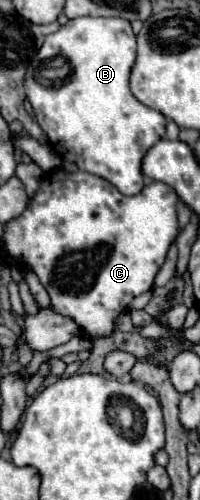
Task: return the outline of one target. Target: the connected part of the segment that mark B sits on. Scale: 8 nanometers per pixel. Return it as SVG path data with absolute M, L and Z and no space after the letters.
M82 16L68 20L68 24L64 24L56 34L50 34L44 40L36 54L36 62L30 64L30 76L24 80L26 96L36 112L36 122L46 132L54 152L64 160L74 162L80 170L112 182L128 196L138 194L144 188L144 174L140 168L142 158L166 134L166 118L138 102L130 92L128 80L134 62L136 36L130 22L124 22L124 18Z

